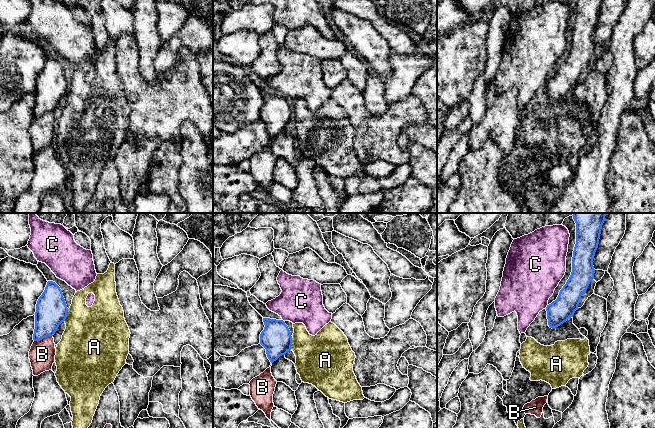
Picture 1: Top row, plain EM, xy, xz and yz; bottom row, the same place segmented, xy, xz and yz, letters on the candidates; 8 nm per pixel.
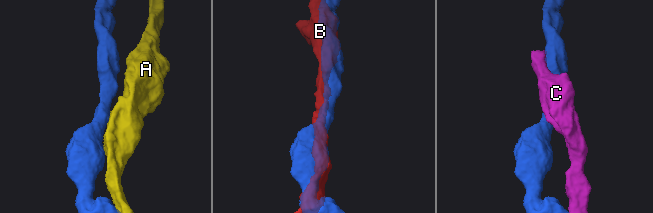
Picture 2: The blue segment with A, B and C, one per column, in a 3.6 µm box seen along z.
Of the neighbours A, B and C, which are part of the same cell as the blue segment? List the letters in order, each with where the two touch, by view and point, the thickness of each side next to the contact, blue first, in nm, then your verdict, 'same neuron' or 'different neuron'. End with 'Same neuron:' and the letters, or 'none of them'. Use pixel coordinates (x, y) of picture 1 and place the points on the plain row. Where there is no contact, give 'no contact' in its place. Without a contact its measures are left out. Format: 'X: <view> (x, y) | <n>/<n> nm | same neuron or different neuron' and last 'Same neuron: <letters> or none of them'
A: xy (66, 91) | 260/420 nm | different neuron
B: xy (43, 113) | 260/200 nm | different neuron
C: yz (547, 82) | 190/420 nm | different neuron
Same neuron: none of them

